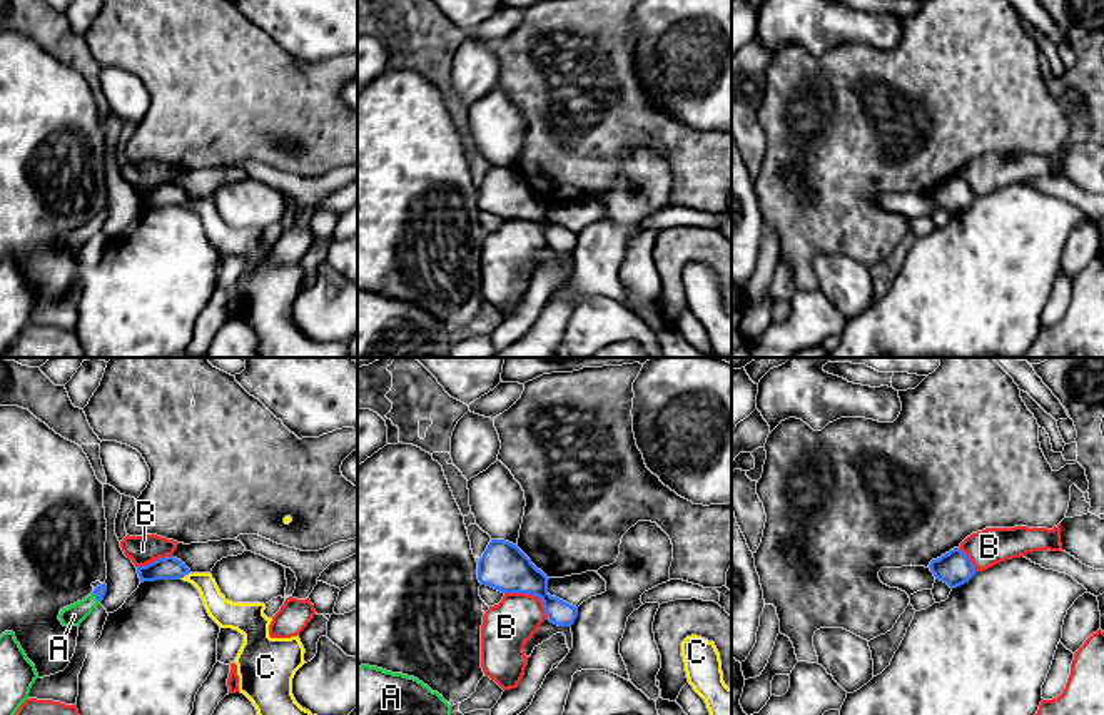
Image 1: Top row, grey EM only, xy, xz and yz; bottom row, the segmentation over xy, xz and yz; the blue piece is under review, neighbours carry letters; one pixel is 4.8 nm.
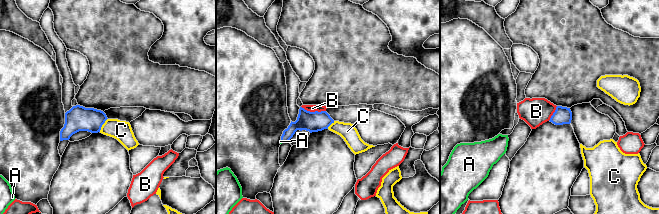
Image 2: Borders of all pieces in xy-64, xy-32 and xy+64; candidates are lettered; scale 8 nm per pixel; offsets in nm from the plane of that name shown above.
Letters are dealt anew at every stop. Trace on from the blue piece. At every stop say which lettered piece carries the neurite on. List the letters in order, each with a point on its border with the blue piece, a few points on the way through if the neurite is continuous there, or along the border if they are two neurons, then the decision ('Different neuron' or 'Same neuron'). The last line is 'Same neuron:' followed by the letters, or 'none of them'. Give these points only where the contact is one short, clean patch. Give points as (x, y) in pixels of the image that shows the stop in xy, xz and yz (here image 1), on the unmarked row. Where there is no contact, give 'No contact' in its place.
A: Touches blue at xy (96, 223). Path across: xy (99, 218), (96, 223), (74, 241). Same neuron
B: Touches blue at xz (531, 219). Boundary: xz (505, 218), (535, 221), (541, 228), (546, 243). Different neuron
C: Touches blue at xy (184, 201). Boundary: xy (189, 197), (179, 204). Different neuron
Same neuron: A

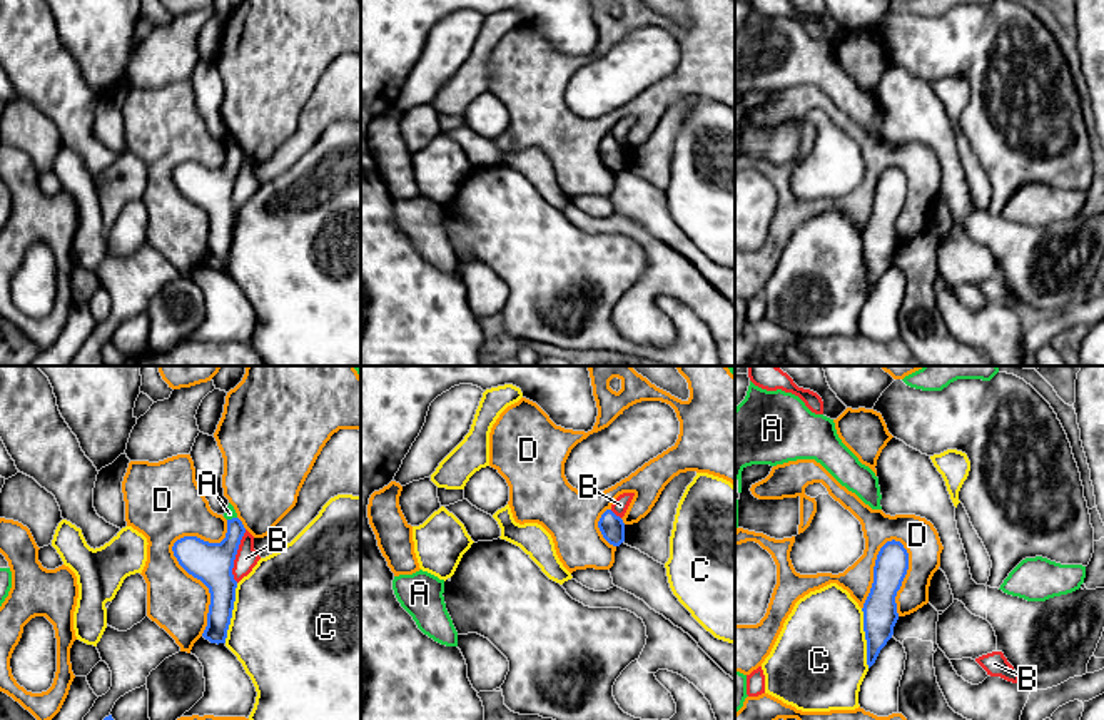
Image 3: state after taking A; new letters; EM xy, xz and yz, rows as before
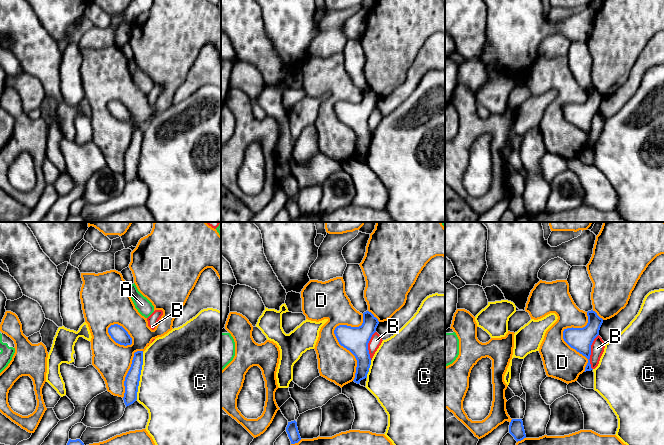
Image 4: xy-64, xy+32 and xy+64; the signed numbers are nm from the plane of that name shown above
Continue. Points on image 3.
A: Touches blue at xy (232, 144). Boundary: xy (236, 142), (227, 146). Different neuron
B: Touches blue at xy (234, 182). Boundary: xy (246, 156), (232, 194), (236, 207). Different neuron
C: Touches blue at xy (231, 239). Different neuron
D: Touches blue at xy (176, 182). Different neuron
Same neuron: none of them

